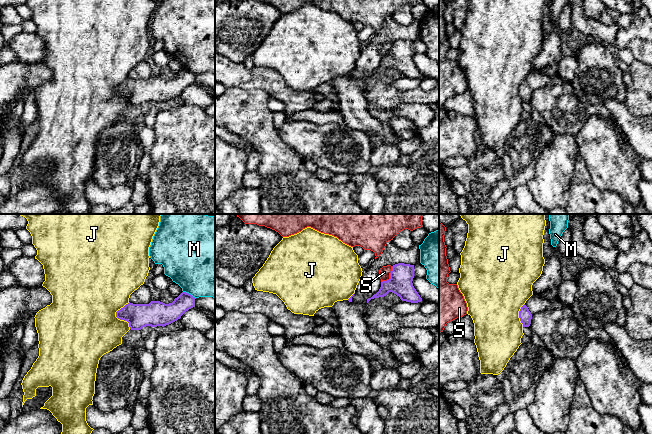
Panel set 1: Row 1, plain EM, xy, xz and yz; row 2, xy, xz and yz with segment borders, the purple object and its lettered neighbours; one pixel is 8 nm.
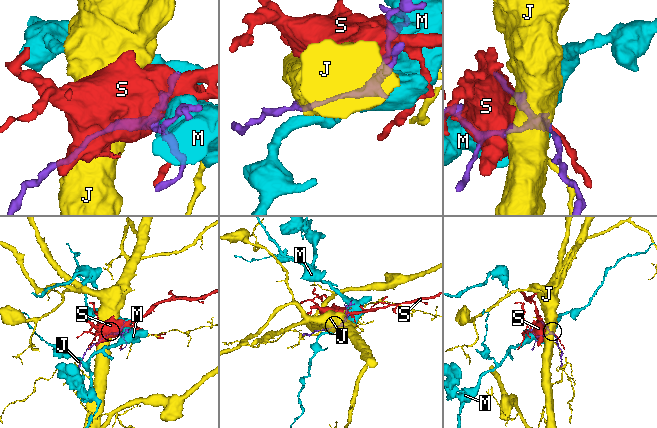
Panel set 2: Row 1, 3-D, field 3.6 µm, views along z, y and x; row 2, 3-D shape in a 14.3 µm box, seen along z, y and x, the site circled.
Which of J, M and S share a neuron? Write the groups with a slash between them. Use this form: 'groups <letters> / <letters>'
groups J / M / S

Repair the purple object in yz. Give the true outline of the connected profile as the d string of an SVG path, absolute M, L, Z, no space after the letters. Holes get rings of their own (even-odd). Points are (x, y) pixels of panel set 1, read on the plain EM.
M532 71L519 87L519 94L523 103L529 103L532 92L537 88L550 87L557 84L565 85L567 83L558 73L548 76L539 71Z

